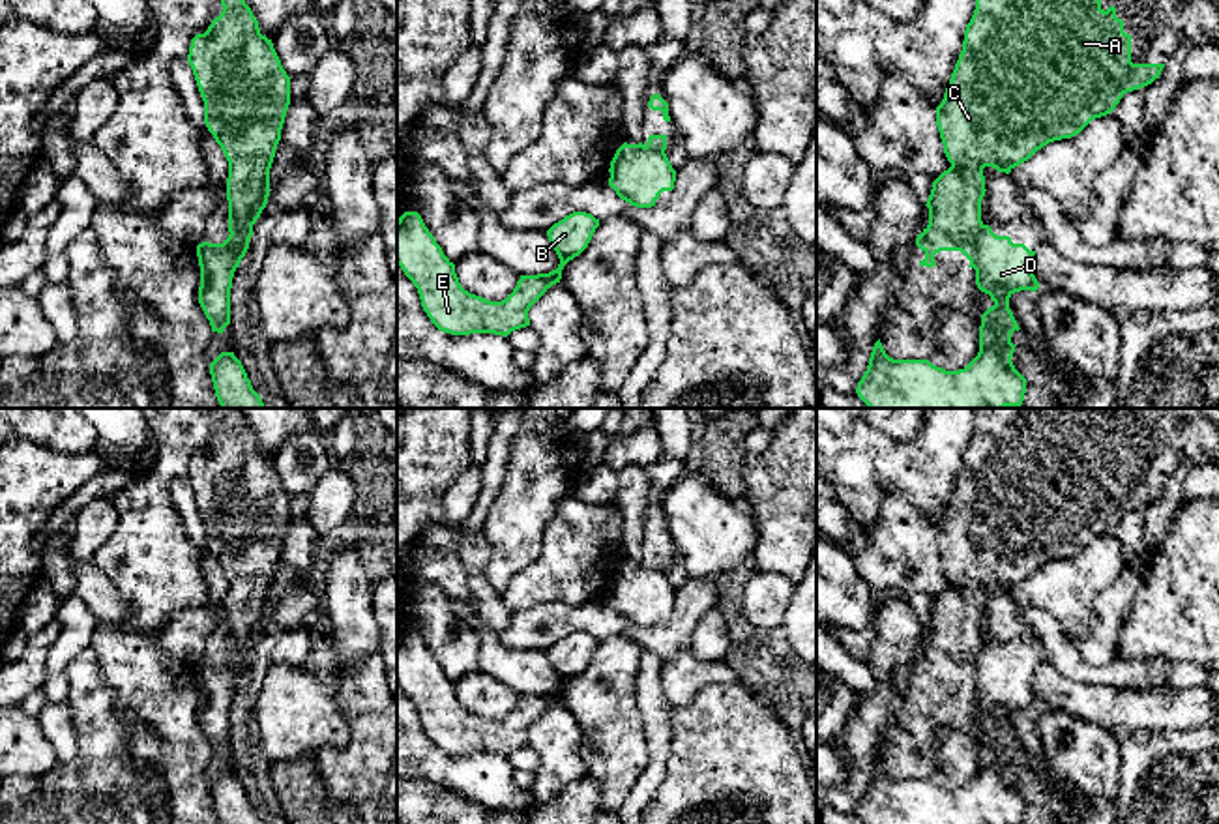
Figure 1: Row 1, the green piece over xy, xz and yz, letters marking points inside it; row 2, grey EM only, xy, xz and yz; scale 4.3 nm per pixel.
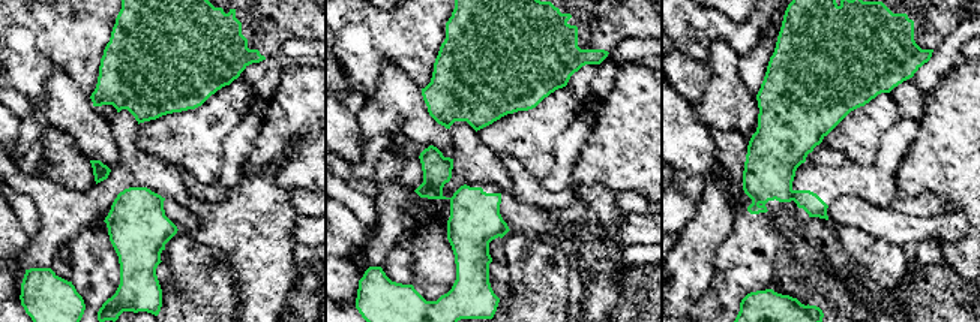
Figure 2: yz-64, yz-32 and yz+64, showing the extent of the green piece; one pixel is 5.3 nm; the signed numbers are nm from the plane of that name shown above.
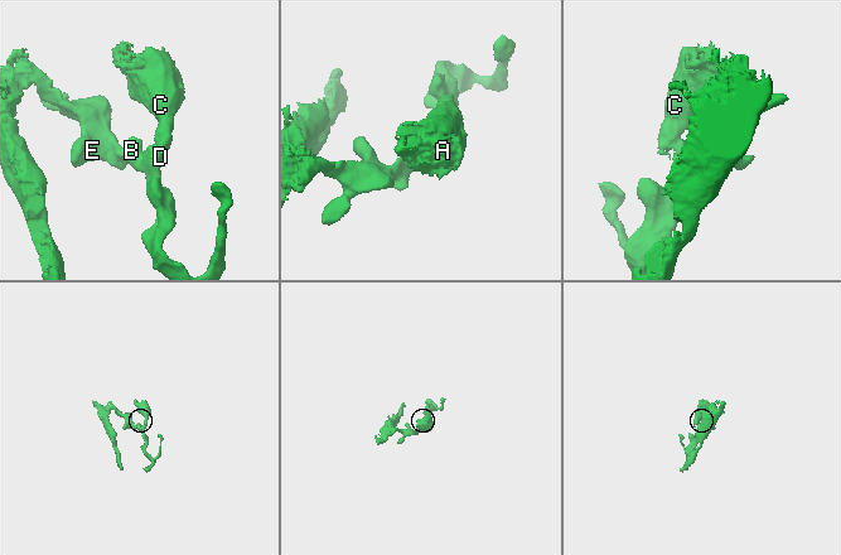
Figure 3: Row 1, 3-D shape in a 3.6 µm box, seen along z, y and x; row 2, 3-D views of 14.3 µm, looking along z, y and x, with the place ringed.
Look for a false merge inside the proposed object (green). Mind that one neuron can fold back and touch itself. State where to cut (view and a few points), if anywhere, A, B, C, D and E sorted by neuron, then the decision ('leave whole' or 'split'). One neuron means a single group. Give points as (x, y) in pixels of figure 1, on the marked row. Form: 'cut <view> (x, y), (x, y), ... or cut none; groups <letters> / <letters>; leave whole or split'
cut yz (984, 225), (978, 235), (974, 268); groups A C / B D E; split

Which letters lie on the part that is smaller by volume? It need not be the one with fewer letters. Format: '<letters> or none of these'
A, C

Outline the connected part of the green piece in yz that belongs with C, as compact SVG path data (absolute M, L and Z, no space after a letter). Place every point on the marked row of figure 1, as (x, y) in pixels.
M976 0L962 51L936 107L936 125L951 167L933 182L925 204L929 225L916 238L925 253L919 266L936 266L934 255L940 251L961 251L970 260L968 268L976 268L977 234L983 227L981 200L987 191L983 169L1009 174L1049 142L1071 139L1092 120L1110 114L1127 92L1159 79L1163 67L1165 64L1131 62L1131 36L1124 32L1116 7L1105 11L1101 0Z

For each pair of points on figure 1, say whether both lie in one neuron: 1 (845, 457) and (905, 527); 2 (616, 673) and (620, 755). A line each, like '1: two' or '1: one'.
1: two
2: one

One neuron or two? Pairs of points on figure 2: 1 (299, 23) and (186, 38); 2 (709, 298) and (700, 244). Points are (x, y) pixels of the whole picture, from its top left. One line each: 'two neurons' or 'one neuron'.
1: one neuron
2: two neurons

